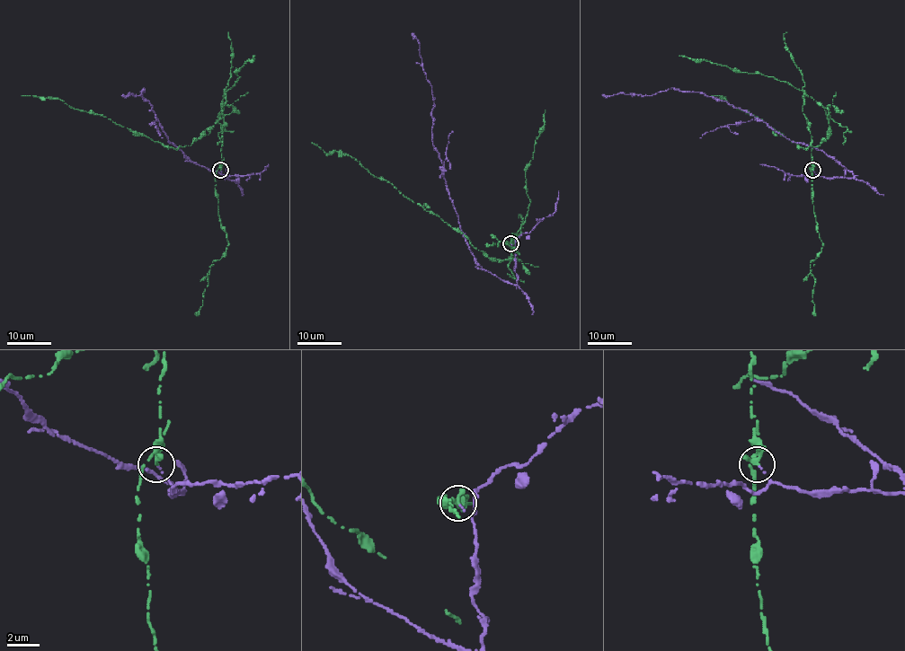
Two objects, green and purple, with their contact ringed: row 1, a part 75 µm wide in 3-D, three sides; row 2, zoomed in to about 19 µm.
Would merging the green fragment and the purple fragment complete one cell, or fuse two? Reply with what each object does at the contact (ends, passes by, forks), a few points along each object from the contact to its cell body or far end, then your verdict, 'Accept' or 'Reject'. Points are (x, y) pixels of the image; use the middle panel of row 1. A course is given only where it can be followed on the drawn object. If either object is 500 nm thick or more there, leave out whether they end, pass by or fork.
At the ring green passes by. At the ring purple ends. Course of green: (510, 243), (516, 233), (511, 259), (490, 259), (359, 161), (326, 153), (312, 142). Course of purple: (510, 244), (516, 285), (483, 269), (466, 241), (433, 145), (434, 103), (420, 44), (412, 33). Reject

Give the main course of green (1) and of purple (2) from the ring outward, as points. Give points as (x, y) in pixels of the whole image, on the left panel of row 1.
1: (220, 170), (225, 94), (214, 126), (190, 145), (173, 149), (59, 99), (22, 95)
2: (220, 171), (226, 178), (193, 163), (168, 140), (153, 105), (141, 97), (144, 88), (139, 95), (121, 95)

